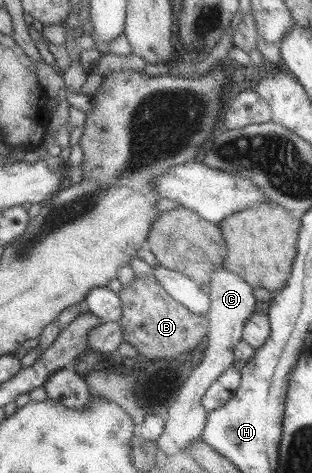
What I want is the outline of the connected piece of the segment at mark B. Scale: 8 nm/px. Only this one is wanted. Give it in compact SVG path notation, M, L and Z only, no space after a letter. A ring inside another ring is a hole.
M148 272L146 277L135 277L132 282L122 287L118 294L121 302L121 315L118 324L121 326L122 340L128 342L139 355L147 359L171 359L178 356L181 352L192 350L202 337L207 334L209 324L204 314L192 314L187 308L184 308L174 298L168 296L168 293L161 287L155 276Z

